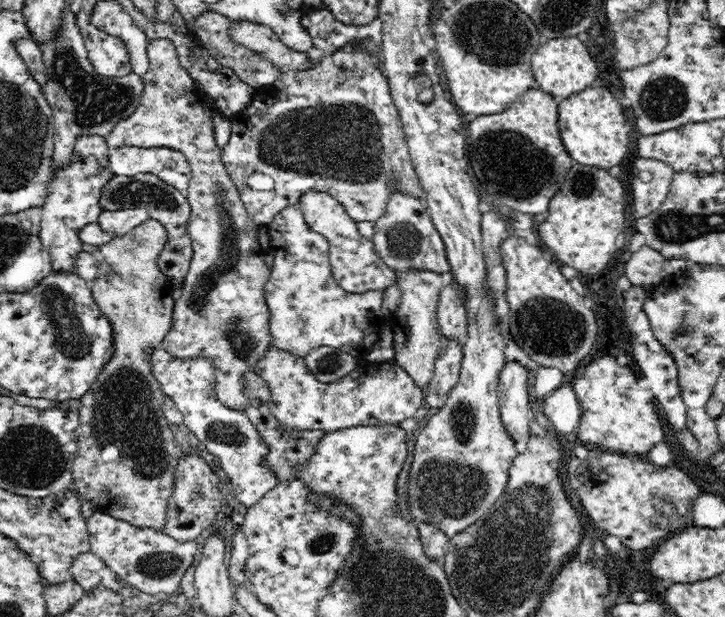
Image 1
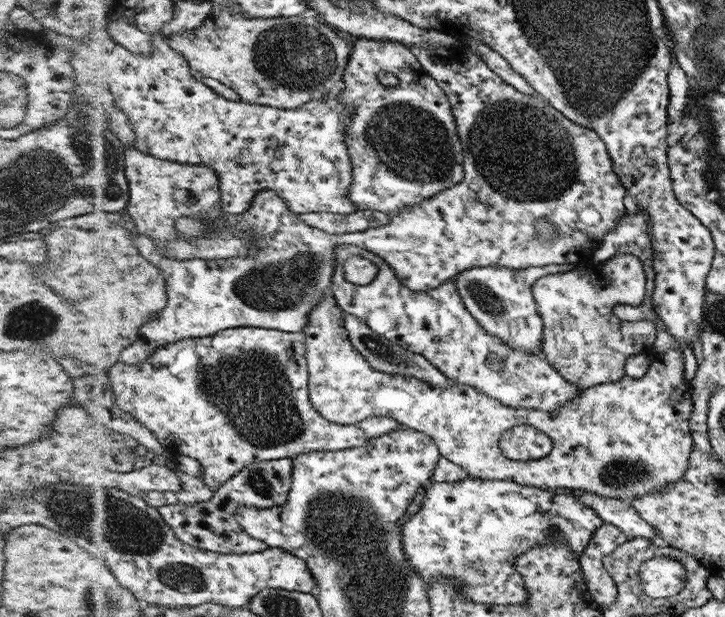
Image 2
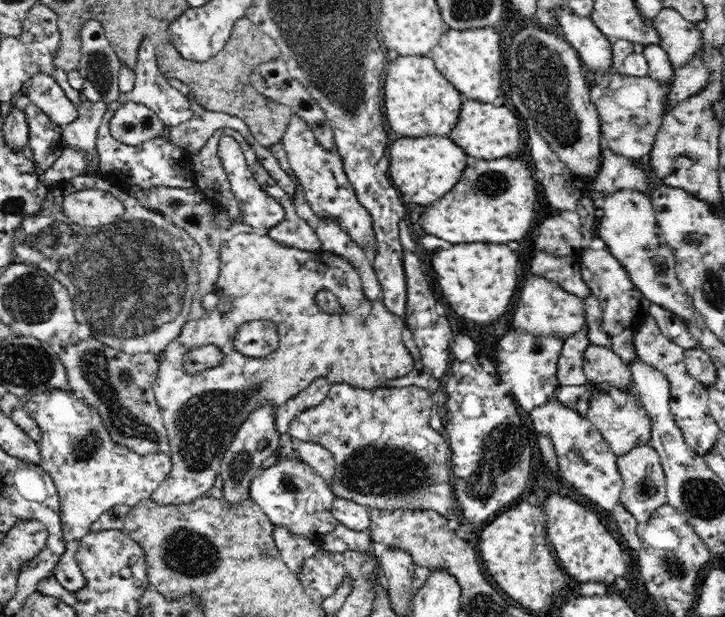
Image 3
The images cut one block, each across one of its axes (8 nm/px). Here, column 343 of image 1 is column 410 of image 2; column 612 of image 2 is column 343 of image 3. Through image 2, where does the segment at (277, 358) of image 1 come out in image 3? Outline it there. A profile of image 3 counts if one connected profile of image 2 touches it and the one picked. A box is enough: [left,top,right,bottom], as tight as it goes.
[288,383,456,513]

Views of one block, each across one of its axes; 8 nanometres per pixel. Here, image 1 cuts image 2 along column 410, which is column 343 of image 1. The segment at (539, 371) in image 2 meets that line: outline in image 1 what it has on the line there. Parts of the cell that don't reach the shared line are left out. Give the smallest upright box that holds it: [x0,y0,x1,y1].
[264,203,387,363]

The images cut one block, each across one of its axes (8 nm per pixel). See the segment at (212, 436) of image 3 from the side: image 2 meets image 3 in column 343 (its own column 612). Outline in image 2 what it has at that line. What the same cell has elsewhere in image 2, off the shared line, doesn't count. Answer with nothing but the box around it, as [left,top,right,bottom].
[538,253,652,389]

